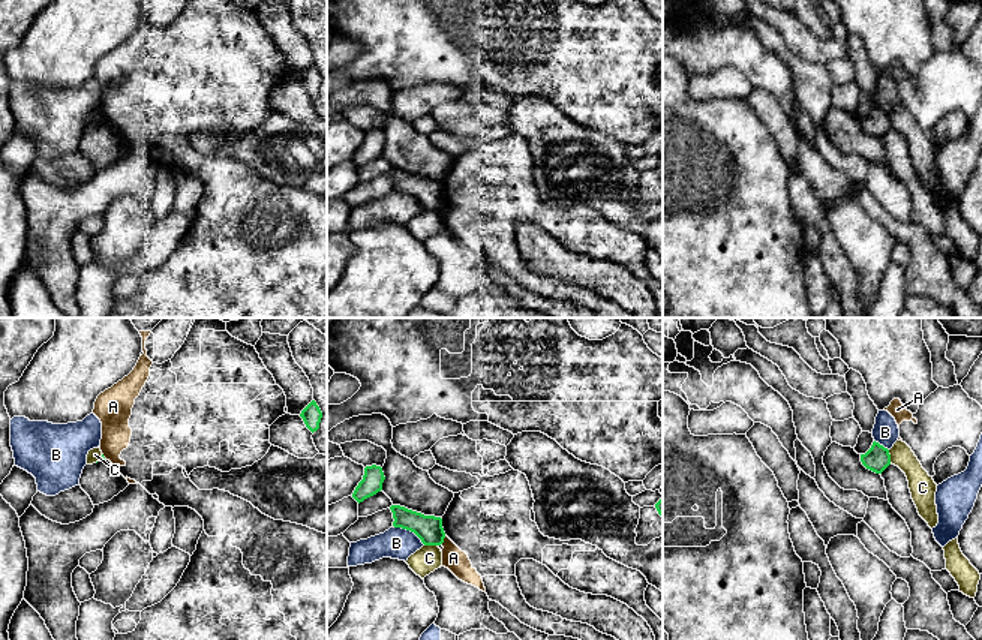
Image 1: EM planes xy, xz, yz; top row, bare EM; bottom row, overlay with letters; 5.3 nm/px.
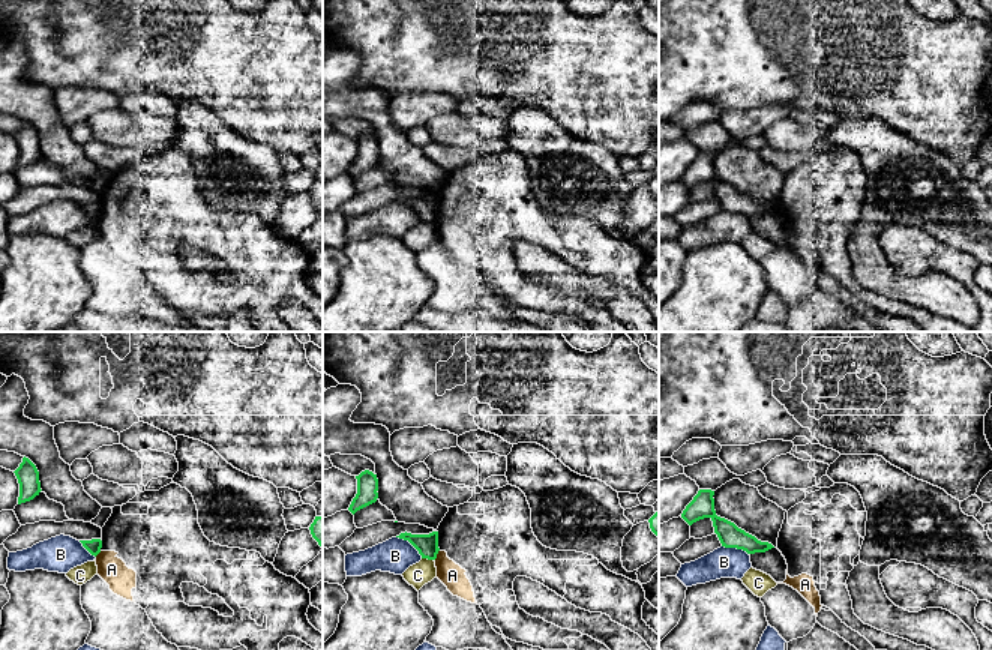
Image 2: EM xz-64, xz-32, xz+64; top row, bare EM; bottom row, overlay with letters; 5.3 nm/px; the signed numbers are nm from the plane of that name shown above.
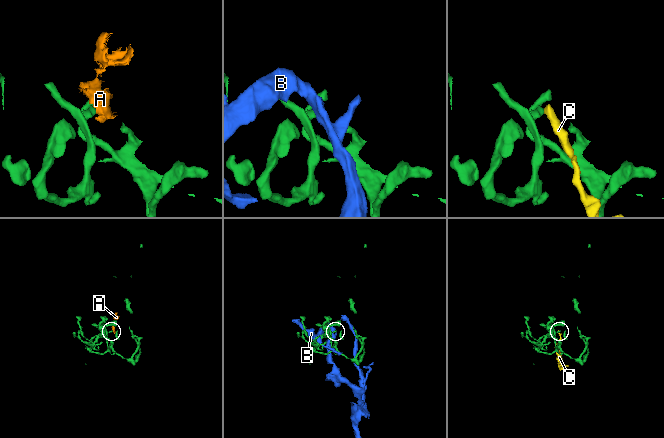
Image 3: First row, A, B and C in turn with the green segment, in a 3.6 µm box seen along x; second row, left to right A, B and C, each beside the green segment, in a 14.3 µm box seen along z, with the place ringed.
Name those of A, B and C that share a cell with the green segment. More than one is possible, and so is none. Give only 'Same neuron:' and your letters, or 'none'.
Same neuron: none

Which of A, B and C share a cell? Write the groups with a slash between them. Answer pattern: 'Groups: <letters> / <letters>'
Groups: A / B / C

